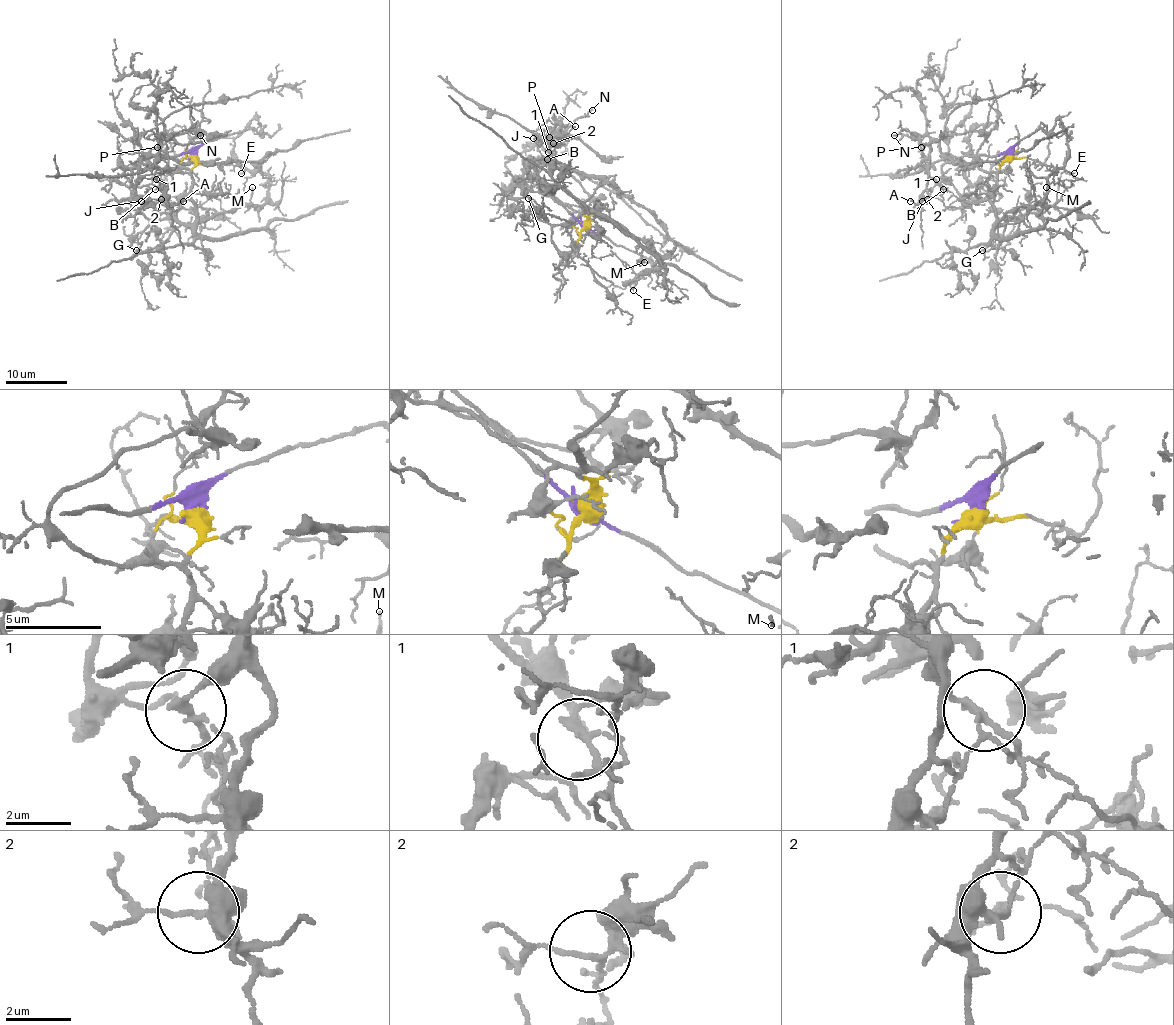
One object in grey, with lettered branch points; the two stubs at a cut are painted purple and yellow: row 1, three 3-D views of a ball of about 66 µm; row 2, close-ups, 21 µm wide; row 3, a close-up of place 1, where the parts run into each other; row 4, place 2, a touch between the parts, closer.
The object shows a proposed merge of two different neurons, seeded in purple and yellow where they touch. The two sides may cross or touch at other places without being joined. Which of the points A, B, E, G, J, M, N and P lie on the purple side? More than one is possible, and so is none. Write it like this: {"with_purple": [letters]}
{"with_purple": ["A", "B", "J", "N", "P"]}

